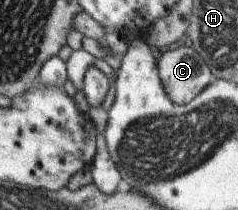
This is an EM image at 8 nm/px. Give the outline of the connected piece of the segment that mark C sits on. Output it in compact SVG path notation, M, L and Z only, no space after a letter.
M181 45L157 55L156 64L161 82L175 104L184 105L191 102L215 79L209 65L193 46Z

